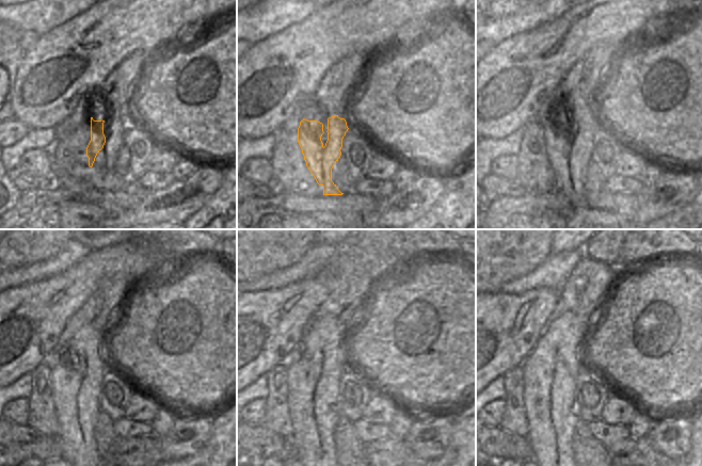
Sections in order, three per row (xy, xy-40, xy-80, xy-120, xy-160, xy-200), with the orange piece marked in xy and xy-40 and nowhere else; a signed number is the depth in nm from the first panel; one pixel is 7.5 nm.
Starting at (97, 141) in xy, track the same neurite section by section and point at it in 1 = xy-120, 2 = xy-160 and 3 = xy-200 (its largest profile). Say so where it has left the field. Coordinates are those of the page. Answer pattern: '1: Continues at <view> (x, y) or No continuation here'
1: Continues at xy-120 (76, 399)
2: Continues at xy-160 (313, 382)
3: Continues at xy-200 (551, 370)

